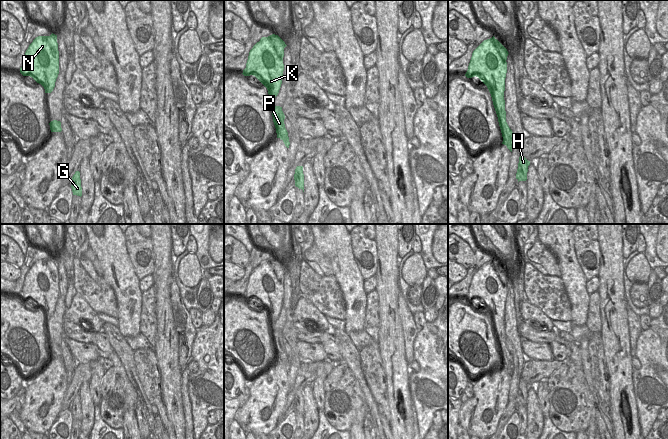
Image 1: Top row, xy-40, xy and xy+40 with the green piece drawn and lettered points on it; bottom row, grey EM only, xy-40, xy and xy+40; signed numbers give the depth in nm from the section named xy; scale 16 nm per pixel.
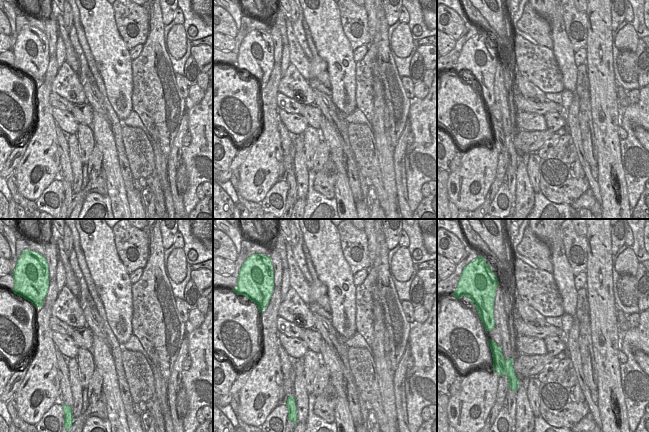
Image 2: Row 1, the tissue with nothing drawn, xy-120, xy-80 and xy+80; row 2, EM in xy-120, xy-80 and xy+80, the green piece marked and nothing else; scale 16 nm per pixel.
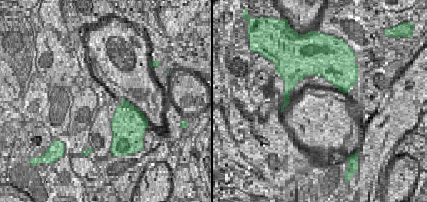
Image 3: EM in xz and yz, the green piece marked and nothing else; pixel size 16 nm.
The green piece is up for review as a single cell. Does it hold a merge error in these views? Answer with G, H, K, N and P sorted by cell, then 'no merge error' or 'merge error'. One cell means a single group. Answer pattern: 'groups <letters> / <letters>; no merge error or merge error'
groups G H P / K N; merge error

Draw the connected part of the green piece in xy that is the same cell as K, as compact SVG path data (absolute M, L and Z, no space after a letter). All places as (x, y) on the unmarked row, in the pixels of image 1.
M275 258L262 261L249 276L244 300L255 300L268 314L270 331L278 319L283 302L284 272L287 269Z

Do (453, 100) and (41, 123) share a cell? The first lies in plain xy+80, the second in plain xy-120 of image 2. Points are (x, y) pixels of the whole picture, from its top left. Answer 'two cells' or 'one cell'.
two cells

